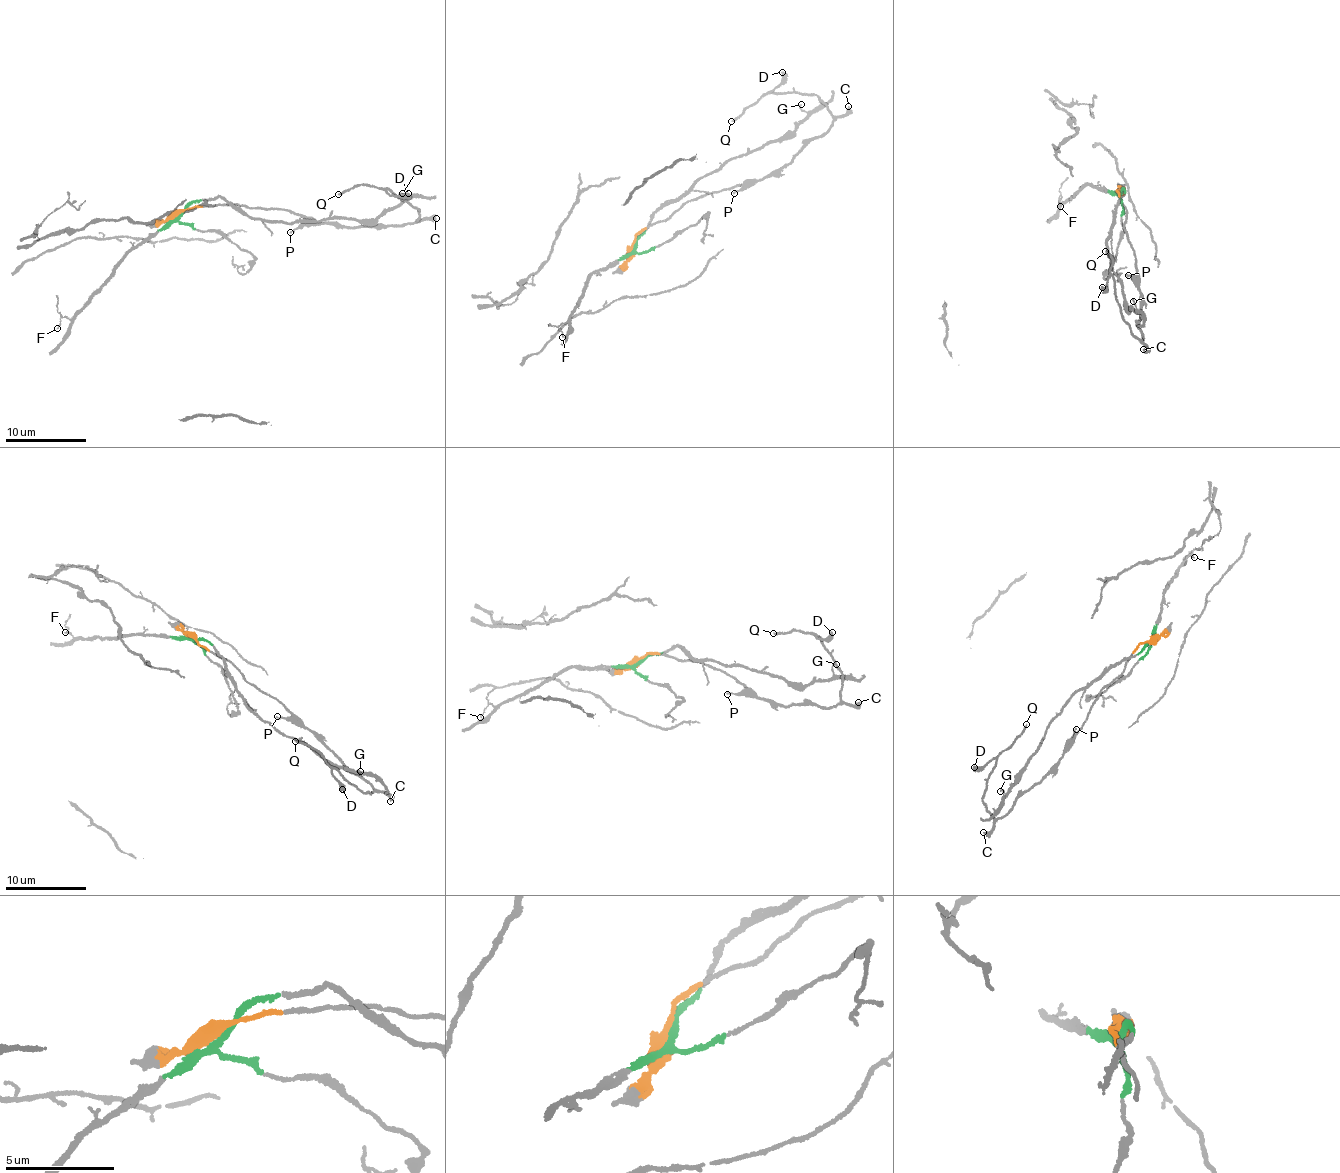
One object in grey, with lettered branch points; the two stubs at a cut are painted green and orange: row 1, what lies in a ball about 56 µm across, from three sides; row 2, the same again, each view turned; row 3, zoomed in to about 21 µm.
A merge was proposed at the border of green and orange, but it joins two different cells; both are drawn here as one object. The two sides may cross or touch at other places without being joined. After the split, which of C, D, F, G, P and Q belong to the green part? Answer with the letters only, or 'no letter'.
F, G

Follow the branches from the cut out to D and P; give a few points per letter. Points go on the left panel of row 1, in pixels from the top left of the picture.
D: (180, 215), (239, 203), (347, 227), (407, 225), (418, 219), (417, 207), (386, 190), (409, 193)
P: (180, 215), (191, 208), (231, 202), (250, 208), (287, 208), (303, 217), (289, 231)

